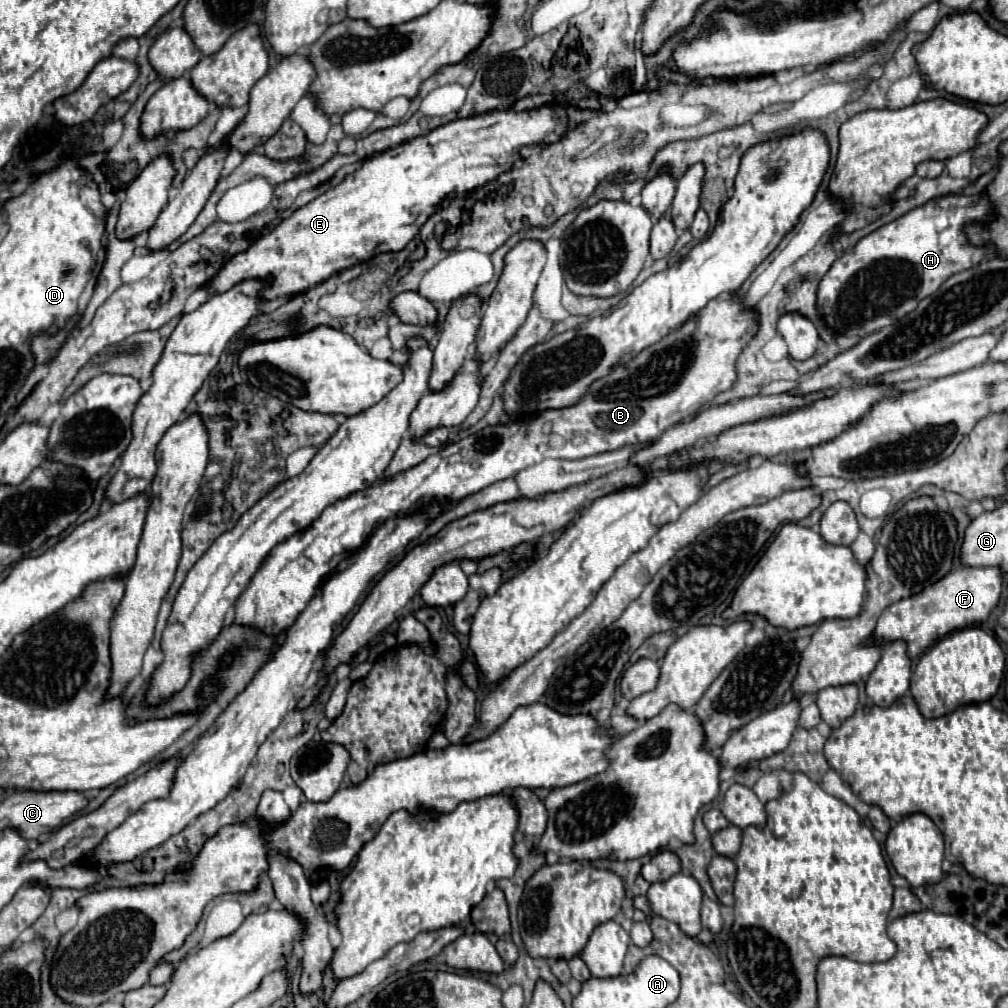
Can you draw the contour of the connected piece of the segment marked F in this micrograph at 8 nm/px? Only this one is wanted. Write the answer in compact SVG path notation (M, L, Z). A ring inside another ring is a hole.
M964 566L964 568L952 570L942 580L928 586L920 594L914 594L910 598L904 598L888 606L876 624L876 636L882 642L906 640L908 656L918 658L932 642L938 640L938 636L942 638L952 630L984 624L990 612L998 606L1002 588L1004 588L1004 574L998 566L992 566L992 568Z

